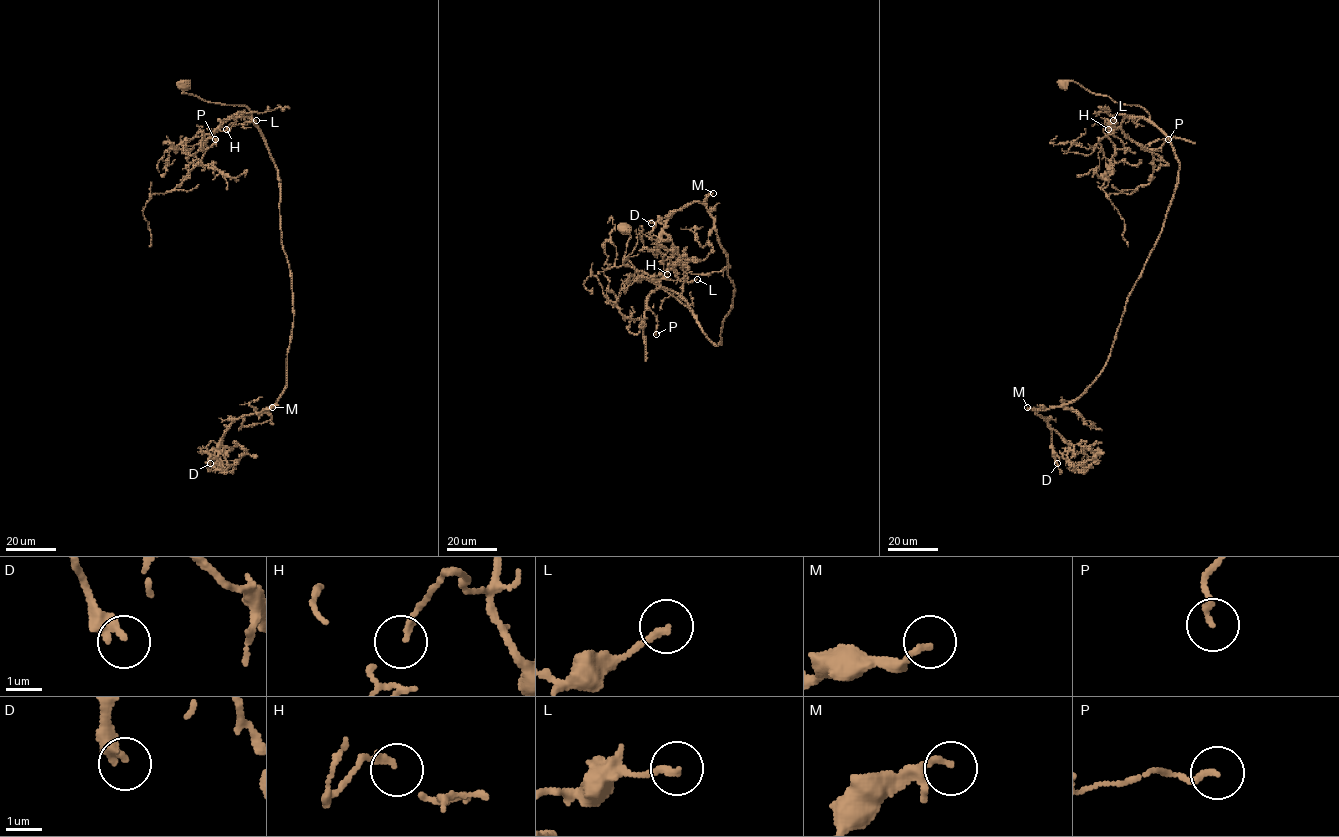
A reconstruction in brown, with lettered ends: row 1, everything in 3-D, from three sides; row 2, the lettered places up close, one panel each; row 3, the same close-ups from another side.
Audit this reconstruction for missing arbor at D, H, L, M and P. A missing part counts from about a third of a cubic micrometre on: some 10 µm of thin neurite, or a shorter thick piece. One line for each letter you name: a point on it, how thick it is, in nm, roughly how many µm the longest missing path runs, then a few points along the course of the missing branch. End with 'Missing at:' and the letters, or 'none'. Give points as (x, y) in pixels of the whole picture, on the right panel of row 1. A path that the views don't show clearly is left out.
Missing at: none

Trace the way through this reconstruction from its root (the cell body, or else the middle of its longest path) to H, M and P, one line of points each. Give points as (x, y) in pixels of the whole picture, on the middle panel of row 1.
H: (625, 228), (629, 239), (624, 258), (693, 315), (681, 295), (685, 280), (670, 269), (667, 274)
M: (625, 228), (629, 239), (624, 258), (682, 303), (718, 345), (734, 285), (705, 202), (713, 193)
P: (625, 228), (624, 258), (693, 315), (692, 310), (677, 293), (656, 288), (647, 303), (657, 318), (656, 334)

